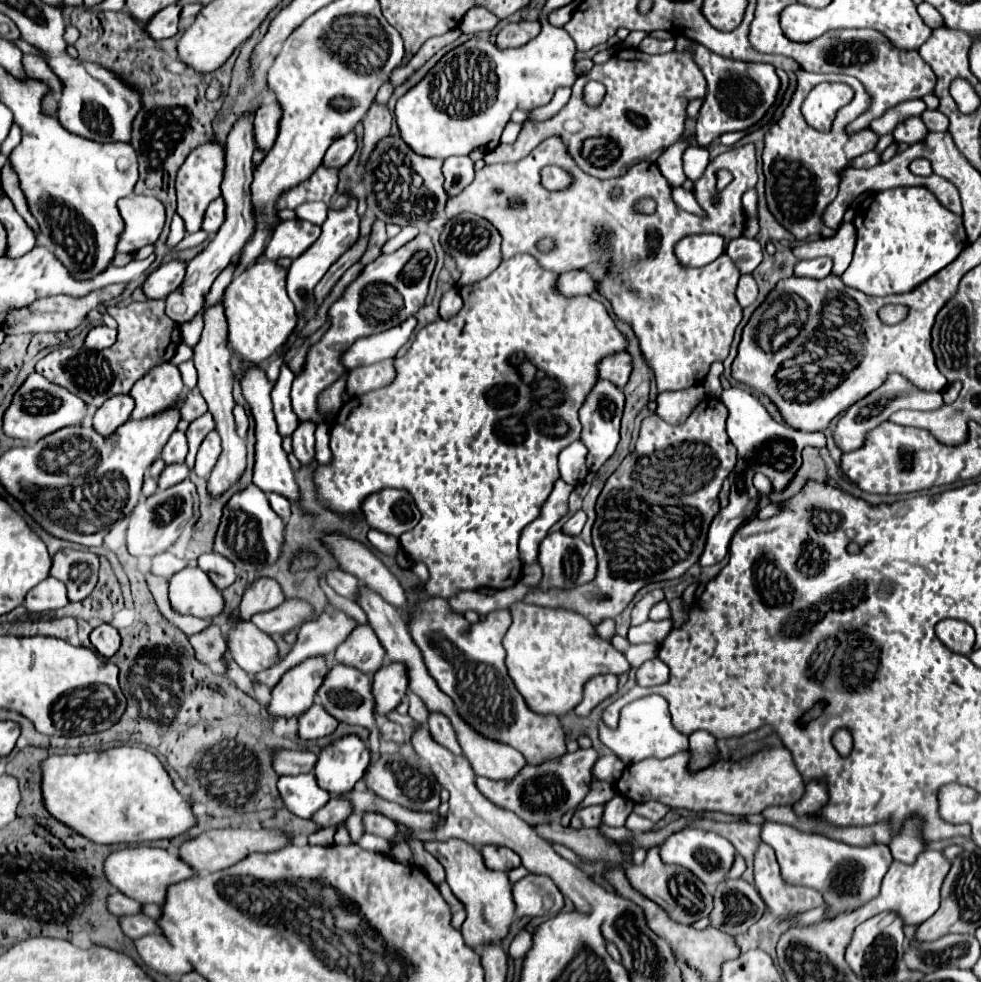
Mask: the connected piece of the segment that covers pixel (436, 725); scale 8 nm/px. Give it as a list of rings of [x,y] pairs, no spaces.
[[[430,714],[430,718],[428,718],[428,728],[430,728],[432,738],[434,738],[440,746],[448,748],[452,754],[462,754],[462,748],[460,748],[460,744],[456,742],[454,730],[452,730],[450,720],[448,720],[446,716],[442,716],[442,714]]]

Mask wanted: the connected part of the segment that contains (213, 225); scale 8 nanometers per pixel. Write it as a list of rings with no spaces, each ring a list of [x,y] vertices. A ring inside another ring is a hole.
[[[218,196],[214,202],[210,202],[206,214],[204,214],[204,222],[202,222],[202,230],[208,234],[216,234],[218,228],[224,222],[224,200]]]

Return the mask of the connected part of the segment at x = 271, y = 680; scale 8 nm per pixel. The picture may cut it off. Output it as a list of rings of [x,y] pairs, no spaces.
[[[328,606],[324,612],[322,612],[322,618],[316,618],[314,622],[306,622],[306,626],[302,626],[298,630],[298,638],[296,638],[296,644],[292,646],[292,650],[276,664],[276,666],[270,666],[268,670],[256,674],[256,682],[260,684],[268,684],[268,686],[276,686],[278,680],[294,666],[298,666],[300,662],[308,660],[308,658],[314,658],[314,656],[328,656],[332,654],[348,636],[350,632],[356,628],[356,622],[352,618],[348,618],[346,614],[342,614],[340,610],[336,610],[334,606]]]

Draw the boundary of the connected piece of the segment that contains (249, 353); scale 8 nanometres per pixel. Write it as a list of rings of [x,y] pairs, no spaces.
[[[260,260],[238,274],[224,292],[222,304],[228,318],[230,350],[248,362],[260,364],[274,356],[298,322],[294,304],[286,294],[286,274],[288,270],[284,266],[272,260]]]

